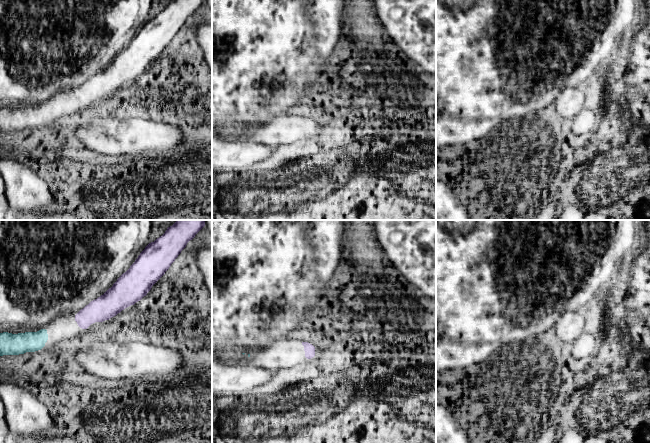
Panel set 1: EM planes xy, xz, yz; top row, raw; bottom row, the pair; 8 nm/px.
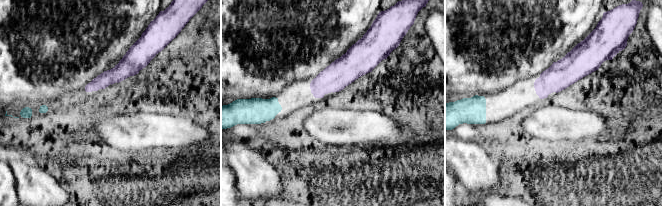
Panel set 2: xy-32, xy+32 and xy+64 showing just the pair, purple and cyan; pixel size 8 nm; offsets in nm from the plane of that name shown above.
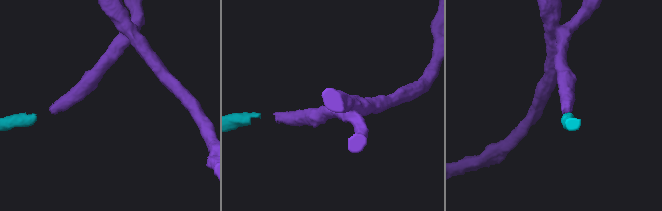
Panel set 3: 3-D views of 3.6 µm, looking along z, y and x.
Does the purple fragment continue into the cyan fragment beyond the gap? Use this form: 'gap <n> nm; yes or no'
gap 240 nm; yes

